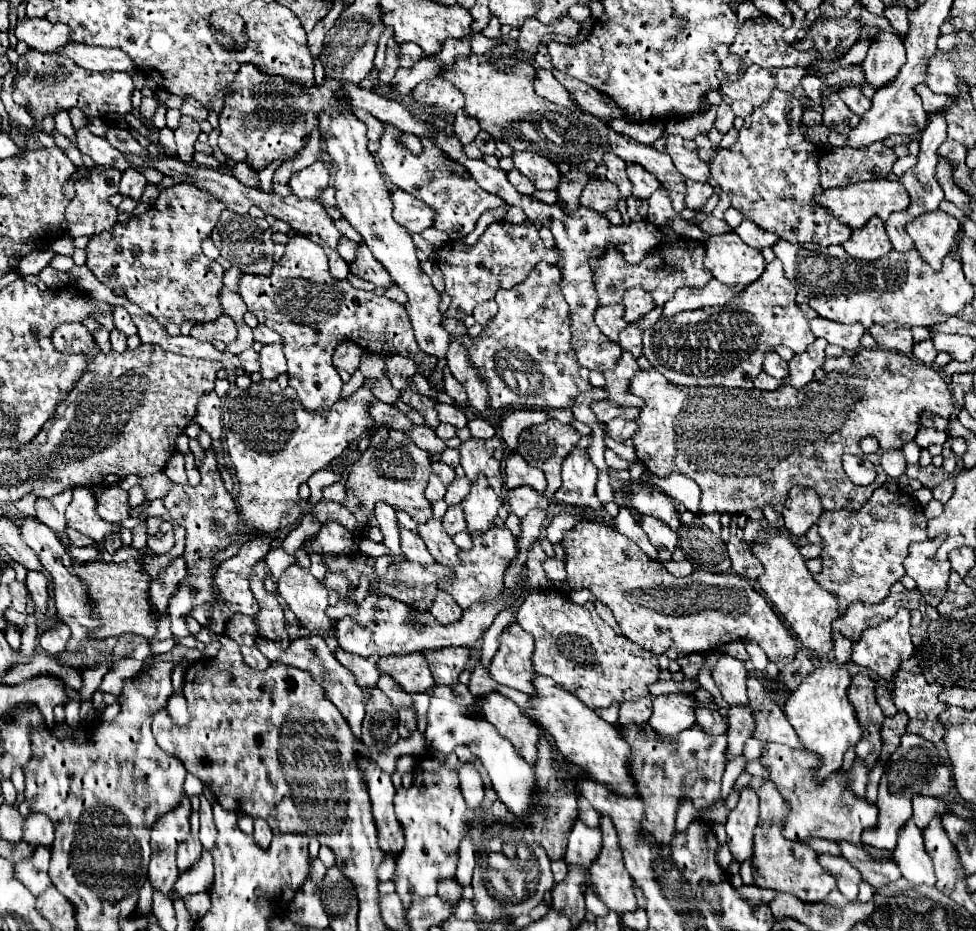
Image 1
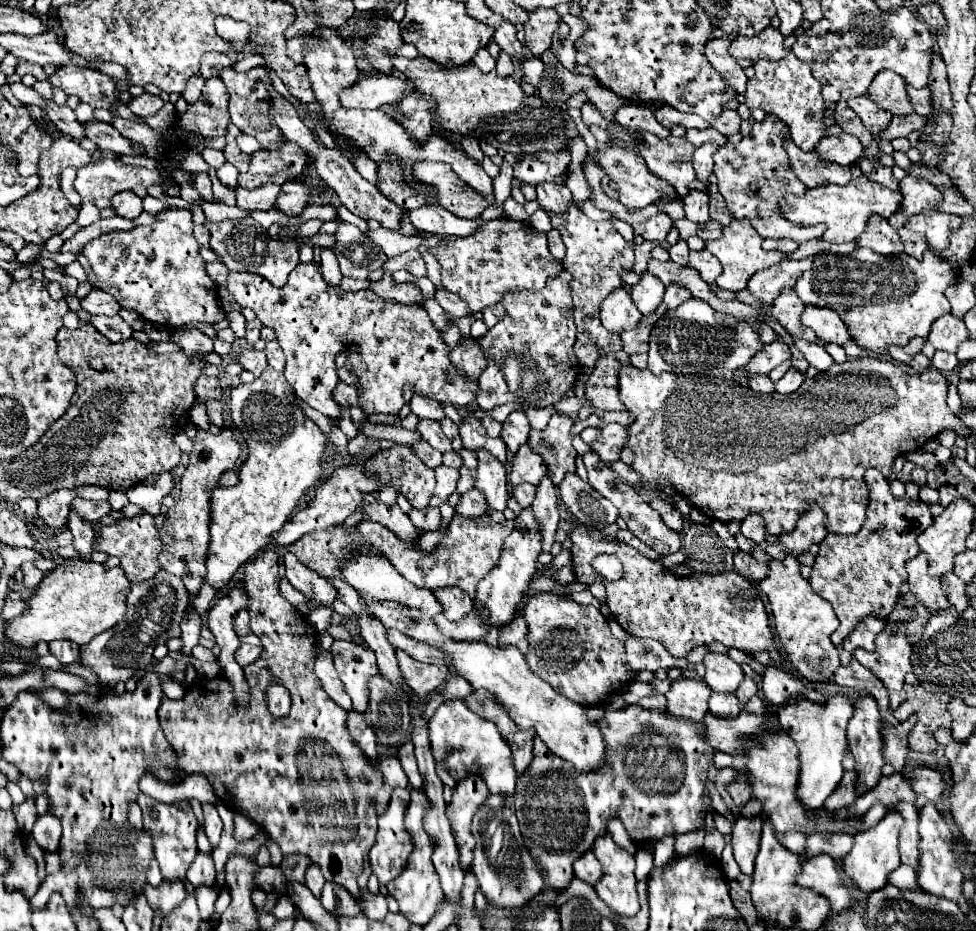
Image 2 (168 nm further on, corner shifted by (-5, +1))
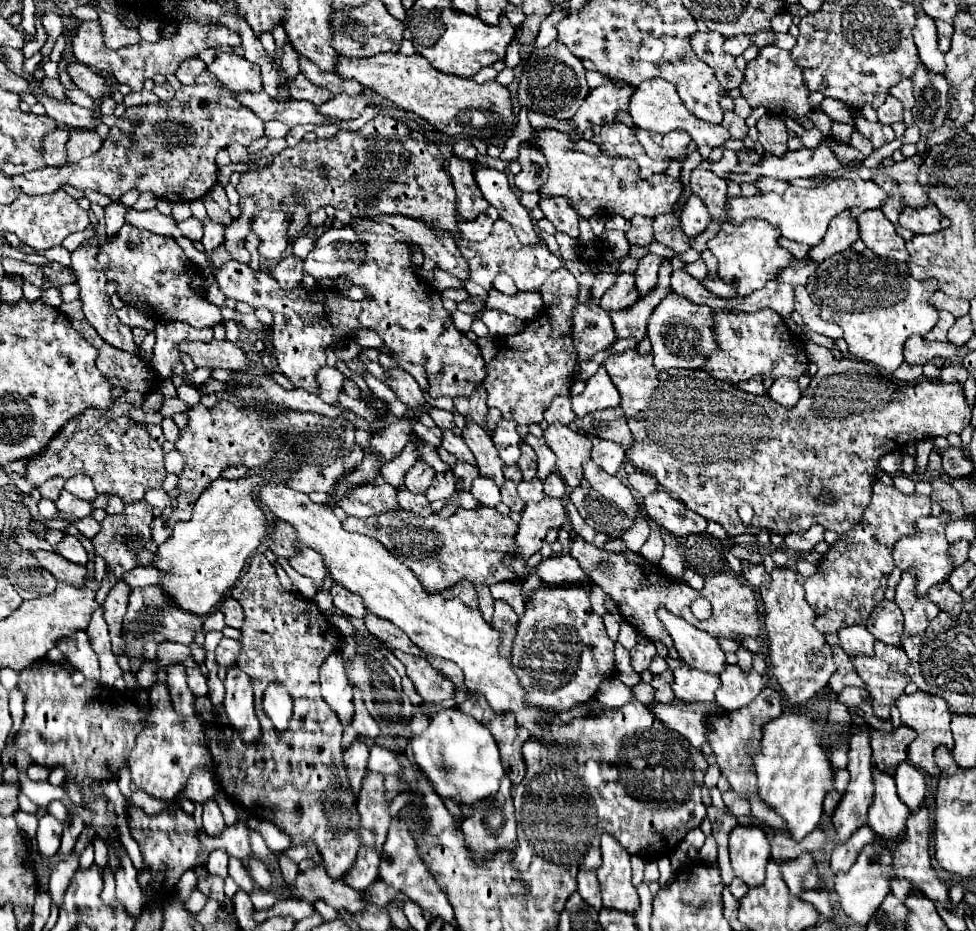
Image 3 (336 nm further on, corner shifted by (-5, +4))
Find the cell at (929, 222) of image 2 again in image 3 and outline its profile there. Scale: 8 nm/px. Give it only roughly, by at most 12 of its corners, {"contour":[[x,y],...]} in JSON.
{"contour":[[935,205],[905,207],[899,225],[917,233],[949,227]]}

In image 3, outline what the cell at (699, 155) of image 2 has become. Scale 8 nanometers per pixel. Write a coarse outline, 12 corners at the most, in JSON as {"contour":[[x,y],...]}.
{"contour":[[697,167],[689,185],[709,209],[723,223],[727,181]]}

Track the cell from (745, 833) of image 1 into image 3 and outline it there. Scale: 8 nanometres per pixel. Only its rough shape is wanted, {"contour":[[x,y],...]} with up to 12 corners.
{"contour":[[737,825],[729,857],[747,887],[763,883],[769,861],[767,835]]}

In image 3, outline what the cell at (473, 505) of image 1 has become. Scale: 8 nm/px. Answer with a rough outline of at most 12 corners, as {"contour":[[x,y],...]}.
{"contour":[[465,419],[463,441],[481,475],[503,485],[503,461],[489,433]]}

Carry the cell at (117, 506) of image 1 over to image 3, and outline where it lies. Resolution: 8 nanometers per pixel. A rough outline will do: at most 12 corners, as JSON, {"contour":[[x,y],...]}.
{"contour":[[65,489],[55,503],[59,511],[77,519],[91,515],[89,501],[67,493]]}

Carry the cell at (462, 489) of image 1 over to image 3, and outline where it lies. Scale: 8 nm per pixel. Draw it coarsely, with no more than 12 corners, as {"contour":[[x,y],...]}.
{"contour":[[457,461],[453,465],[453,475],[463,481],[465,491],[471,489],[479,469]]}

